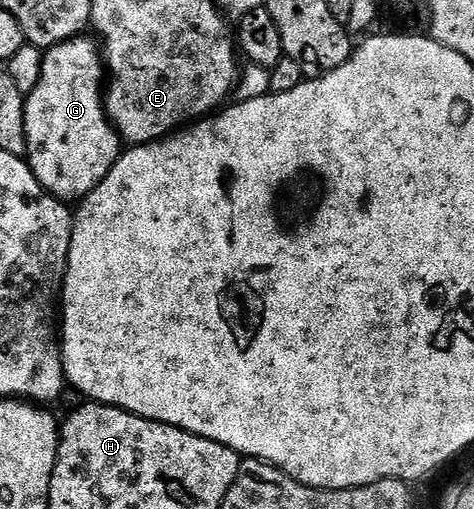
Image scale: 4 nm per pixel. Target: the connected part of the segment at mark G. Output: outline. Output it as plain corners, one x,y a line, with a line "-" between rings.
79,37
43,54
40,81
25,96
26,154
36,181
63,201
81,201
116,165
124,144
106,117
104,55
93,38

